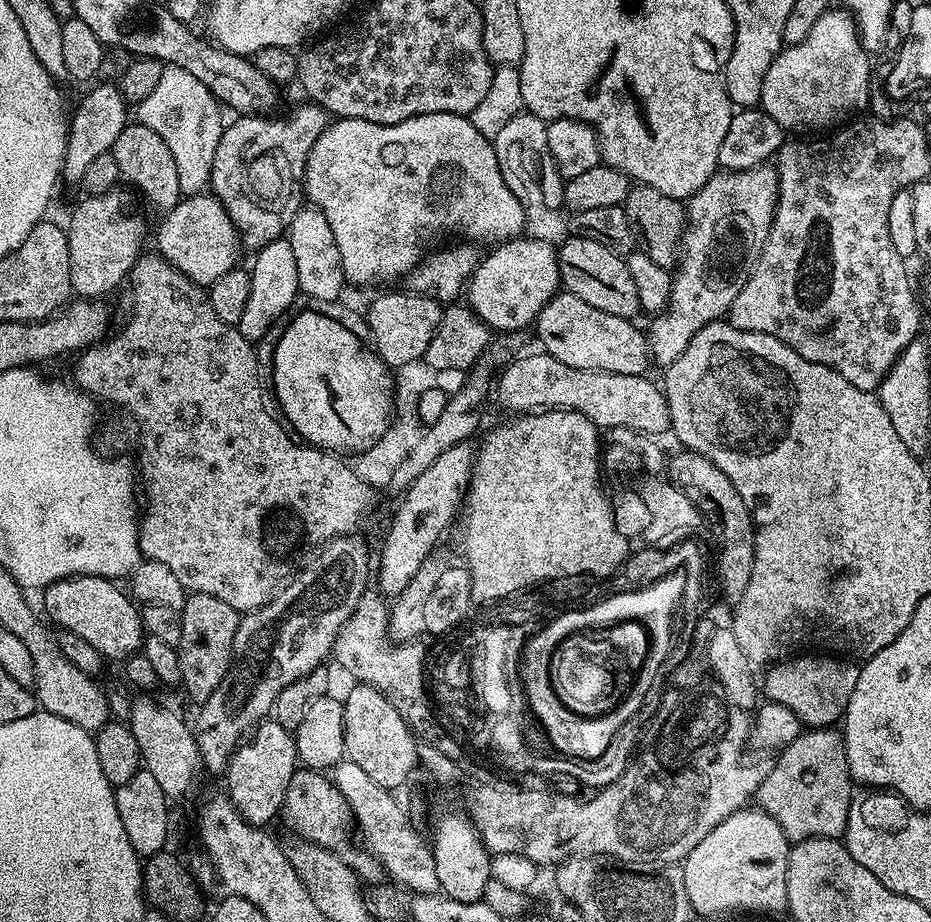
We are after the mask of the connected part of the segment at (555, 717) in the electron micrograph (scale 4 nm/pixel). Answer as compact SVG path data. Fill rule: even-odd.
M541 625L536 631L533 631L526 639L522 653L520 655L519 675L523 687L523 696L527 701L527 707L540 720L541 726L546 732L547 738L557 749L557 753L565 757L590 759L600 756L614 736L615 727L606 727L606 722L602 719L590 721L589 719L578 718L577 714L570 714L565 711L557 698L553 695L553 690L546 686L547 665L549 653L553 648L536 648L536 640L548 632L545 625ZM603 728L608 728L605 732L600 732Z

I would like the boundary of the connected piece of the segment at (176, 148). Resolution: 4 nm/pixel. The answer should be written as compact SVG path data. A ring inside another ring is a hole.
M165 67L158 86L138 106L139 123L145 124L170 146L174 163L178 168L178 186L181 193L200 194L209 187L212 178L214 150L226 127L226 120L220 117L221 105L188 71Z

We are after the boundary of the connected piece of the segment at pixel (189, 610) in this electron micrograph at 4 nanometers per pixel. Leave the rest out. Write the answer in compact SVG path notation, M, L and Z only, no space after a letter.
M201 592L191 593L179 613L182 622L182 638L176 647L178 666L181 668L179 683L188 691L193 705L199 706L206 703L214 690L218 690L232 664L234 634L240 625L241 613L236 612L234 606L226 606L222 598Z

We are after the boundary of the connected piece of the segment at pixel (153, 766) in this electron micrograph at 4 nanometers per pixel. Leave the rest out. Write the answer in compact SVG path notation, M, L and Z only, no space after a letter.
M140 698L132 704L126 723L134 734L134 742L138 742L138 750L143 767L154 774L158 786L170 798L184 796L192 788L196 775L202 772L200 751L196 745L193 729L176 712L163 712L152 698Z

